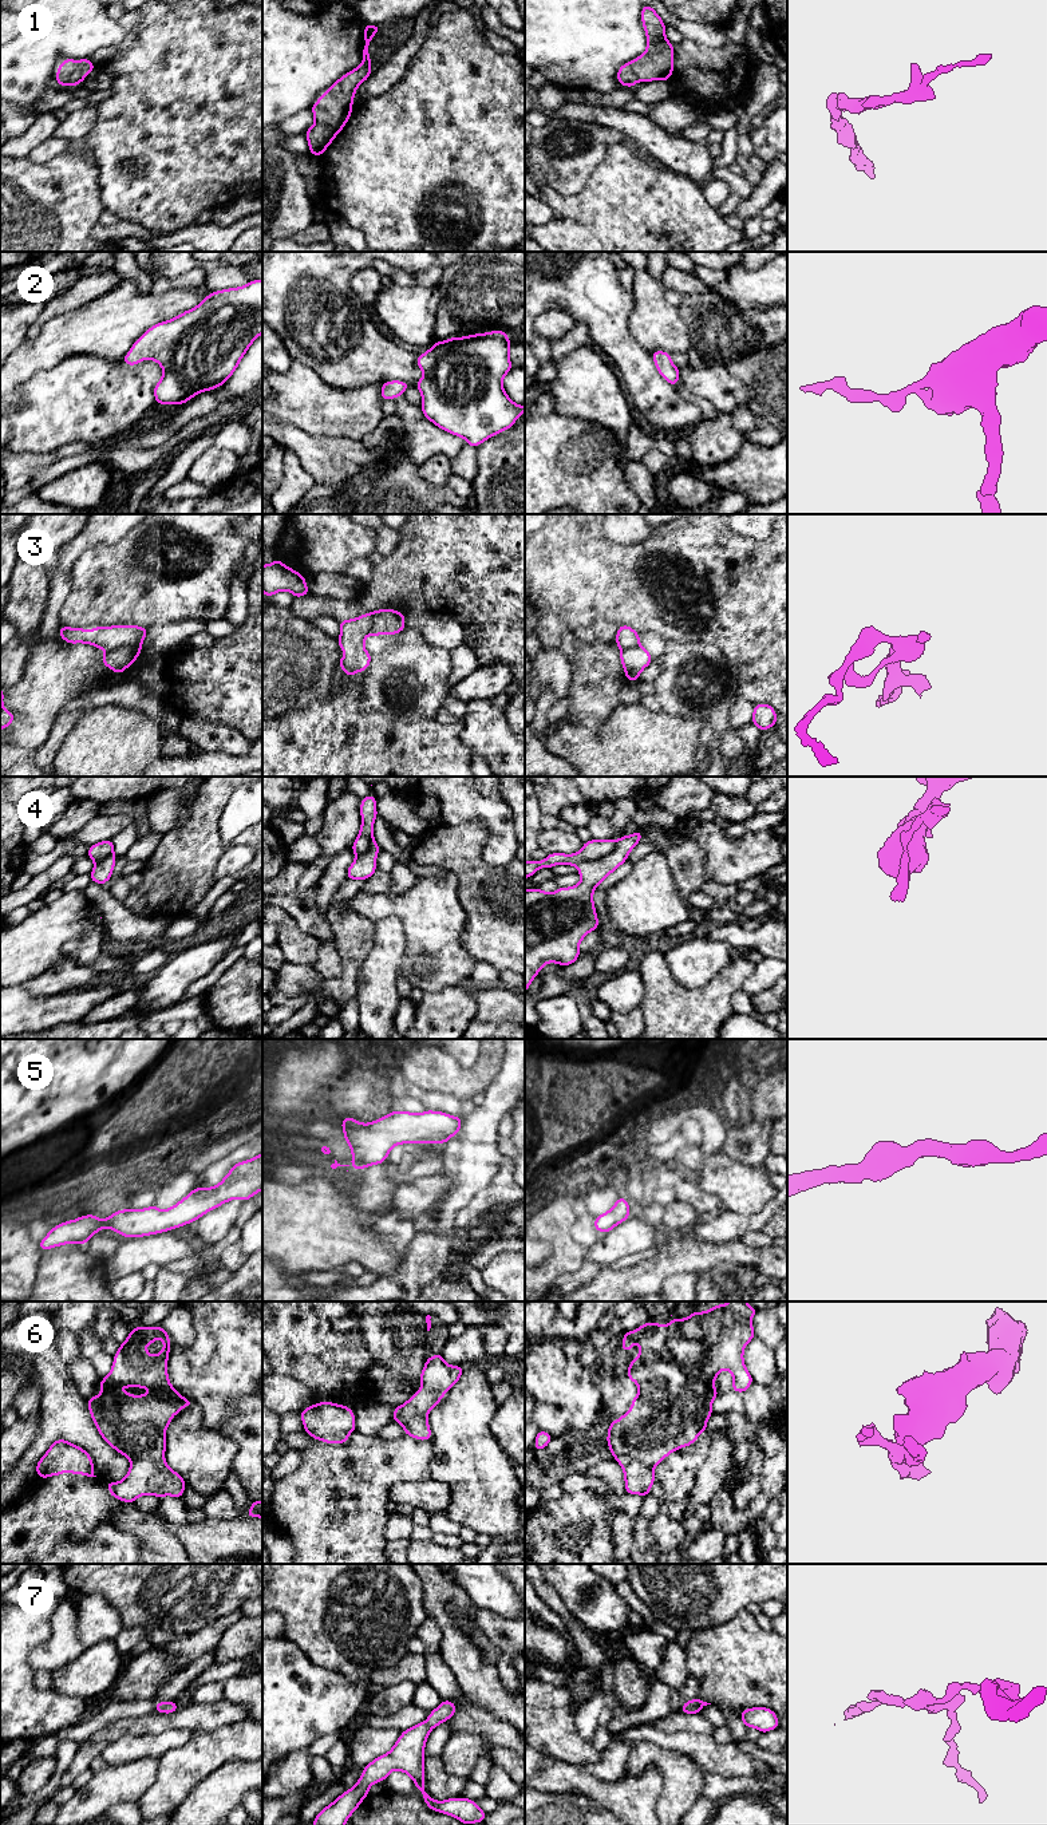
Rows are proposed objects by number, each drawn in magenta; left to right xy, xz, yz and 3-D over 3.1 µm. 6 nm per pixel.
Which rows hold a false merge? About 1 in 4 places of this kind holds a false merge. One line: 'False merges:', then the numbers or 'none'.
False merges: 4, 6

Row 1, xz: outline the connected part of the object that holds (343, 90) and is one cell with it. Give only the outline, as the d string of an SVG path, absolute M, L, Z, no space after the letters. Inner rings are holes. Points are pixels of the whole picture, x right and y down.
M366 24L366 46L361 64L336 80L312 106L311 111L315 115L315 125L304 133L311 154L320 157L347 125L353 111L351 106L353 104L356 88L371 75L372 66L368 46L374 35L380 29L380 25Z

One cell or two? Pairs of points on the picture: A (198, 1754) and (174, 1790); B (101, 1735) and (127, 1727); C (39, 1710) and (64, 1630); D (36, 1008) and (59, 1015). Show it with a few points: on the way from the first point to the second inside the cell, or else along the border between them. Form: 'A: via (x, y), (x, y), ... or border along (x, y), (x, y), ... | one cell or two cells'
A: via (190, 1764), (176, 1781) | one cell
B: via (107, 1734), (121, 1727) | one cell
C: border along (44, 1642), (28, 1656), (28, 1664), (35, 1671) | two cells
D: via (42, 1014), (54, 1014) | one cell

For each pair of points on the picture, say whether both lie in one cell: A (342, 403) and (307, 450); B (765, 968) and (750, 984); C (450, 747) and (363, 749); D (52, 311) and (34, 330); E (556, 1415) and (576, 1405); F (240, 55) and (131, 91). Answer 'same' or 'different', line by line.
A: different
B: same
C: same
D: same
E: different
F: same

